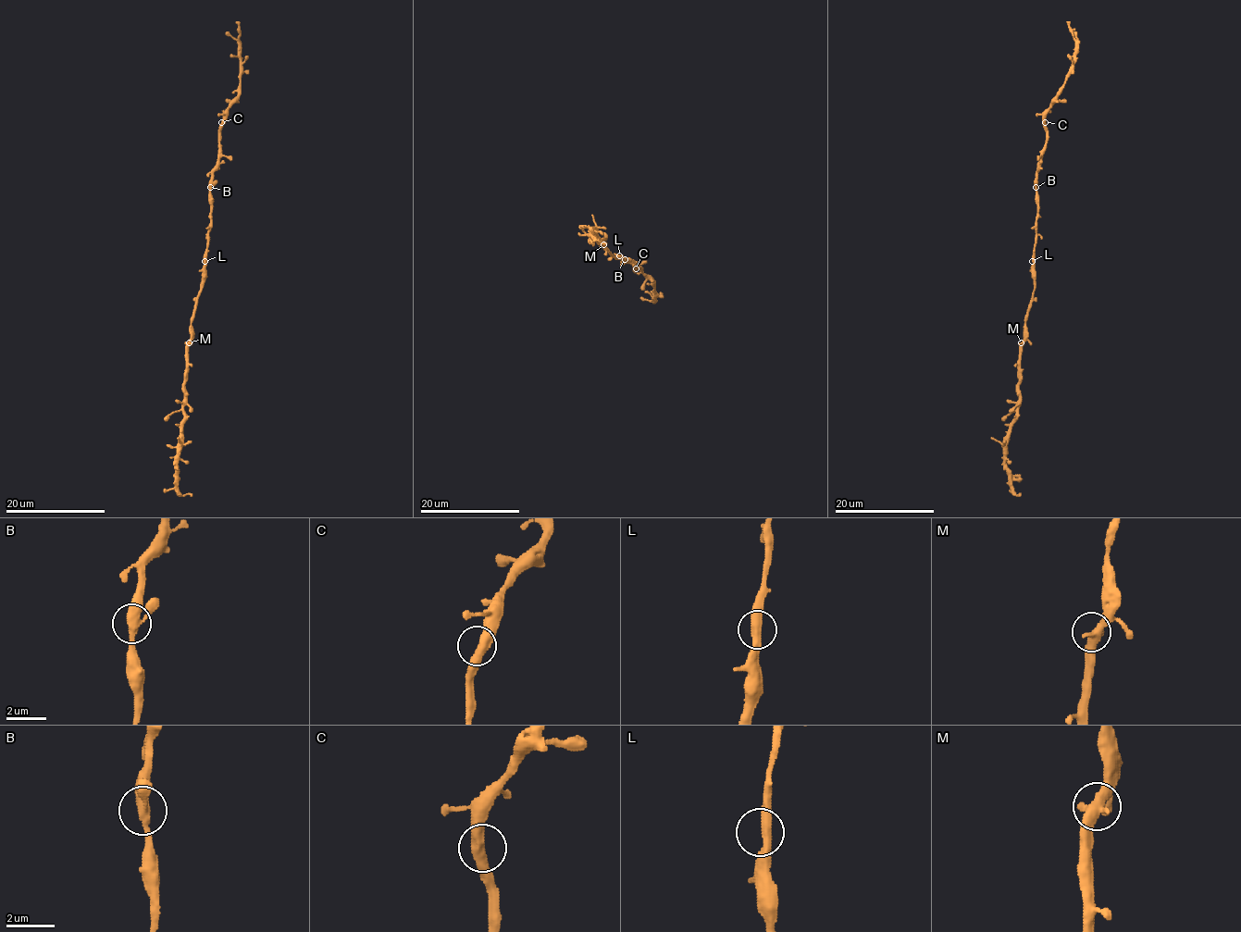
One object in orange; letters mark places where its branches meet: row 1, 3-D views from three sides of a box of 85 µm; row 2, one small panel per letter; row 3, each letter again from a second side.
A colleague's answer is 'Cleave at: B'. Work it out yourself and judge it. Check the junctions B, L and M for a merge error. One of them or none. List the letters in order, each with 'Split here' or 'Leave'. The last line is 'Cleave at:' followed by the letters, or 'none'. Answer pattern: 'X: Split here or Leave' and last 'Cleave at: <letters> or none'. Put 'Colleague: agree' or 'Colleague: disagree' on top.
Colleague: disagree
B: Leave
L: Leave
M: Leave
Cleave at: none

